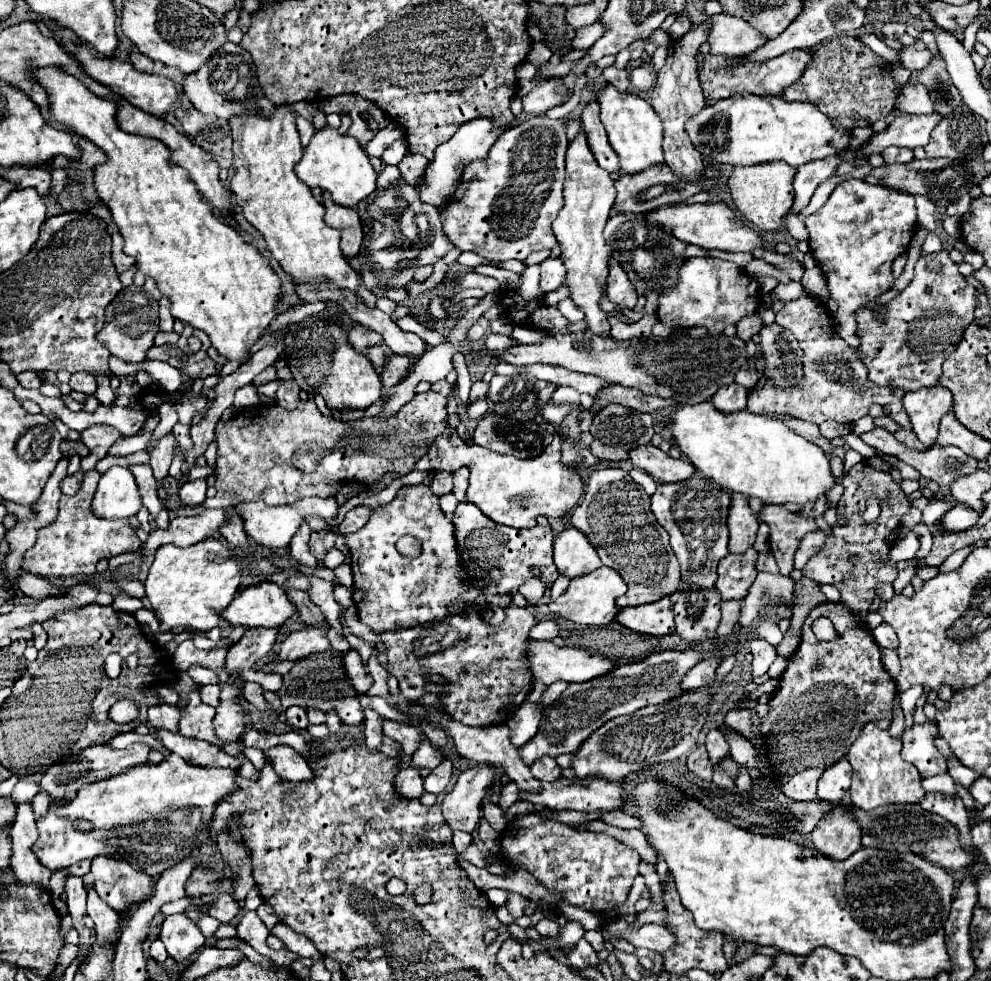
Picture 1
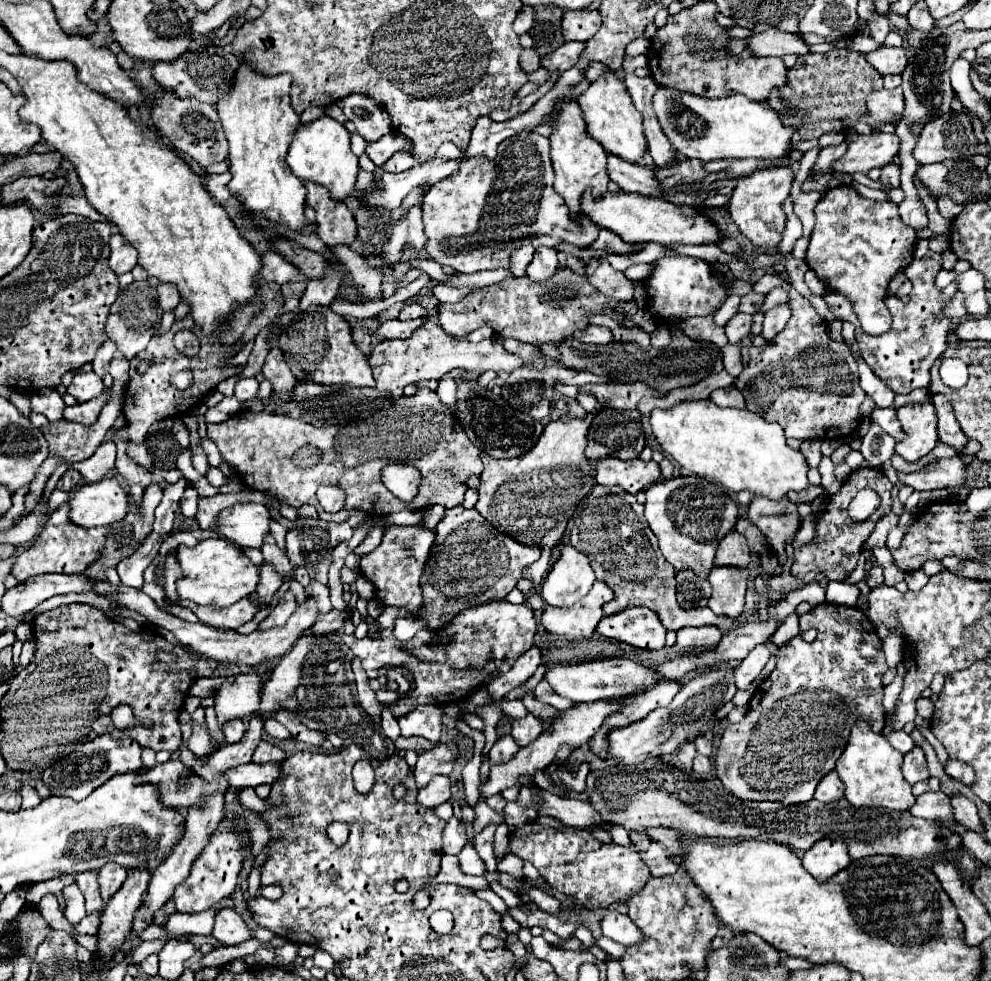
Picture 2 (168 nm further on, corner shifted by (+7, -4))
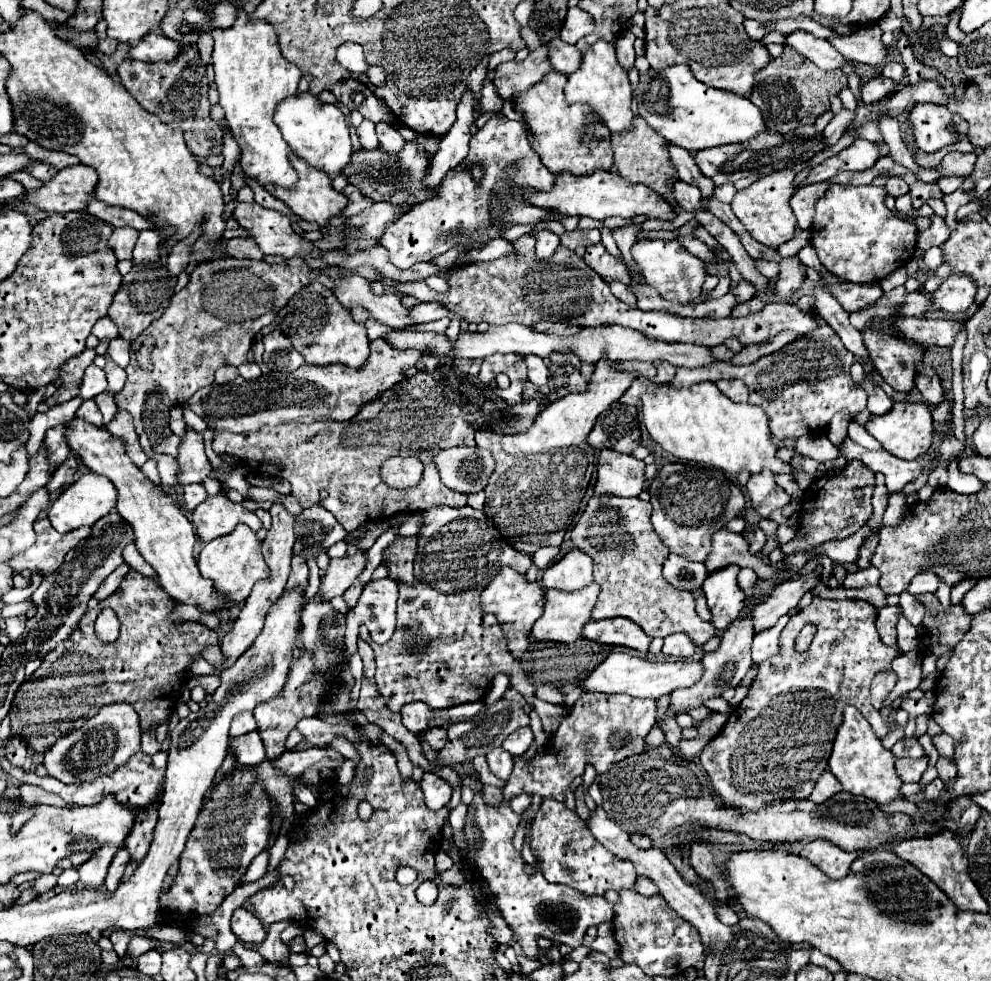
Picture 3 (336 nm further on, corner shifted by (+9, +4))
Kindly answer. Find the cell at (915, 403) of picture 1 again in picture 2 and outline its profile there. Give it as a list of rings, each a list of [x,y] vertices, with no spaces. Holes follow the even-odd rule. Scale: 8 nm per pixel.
[[[930,401],[926,405],[906,405],[898,409],[898,419],[906,439],[896,441],[896,453],[904,461],[918,461],[938,443],[936,417]]]

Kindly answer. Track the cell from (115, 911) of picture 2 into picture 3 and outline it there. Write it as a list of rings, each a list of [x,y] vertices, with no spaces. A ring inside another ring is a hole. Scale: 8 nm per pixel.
[[[148,805],[138,815],[140,817],[136,817],[136,823],[134,823],[130,835],[126,837],[126,851],[130,853],[130,863],[140,863],[148,853],[148,847],[152,841],[152,831],[156,825],[156,807]]]

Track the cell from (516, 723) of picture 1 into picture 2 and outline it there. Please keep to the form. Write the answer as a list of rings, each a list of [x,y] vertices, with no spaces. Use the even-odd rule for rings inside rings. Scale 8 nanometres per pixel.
[[[500,737],[494,747],[490,749],[490,763],[492,765],[500,765],[500,763],[508,763],[514,755],[518,753],[518,745],[512,737]]]

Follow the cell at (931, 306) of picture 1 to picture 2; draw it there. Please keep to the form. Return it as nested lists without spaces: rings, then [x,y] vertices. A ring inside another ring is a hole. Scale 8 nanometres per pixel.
[[[914,259],[910,263],[910,267],[906,269],[906,277],[912,283],[910,301],[904,303],[898,297],[892,295],[886,297],[886,307],[892,315],[892,327],[888,333],[882,333],[878,337],[870,337],[858,327],[858,317],[852,311],[852,303],[848,301],[848,297],[838,295],[830,289],[824,293],[824,301],[832,309],[834,317],[838,321],[850,321],[856,325],[856,341],[860,345],[864,361],[868,363],[868,367],[874,371],[876,377],[882,377],[882,381],[886,381],[886,385],[894,389],[894,393],[906,395],[918,387],[928,387],[930,367],[948,347],[950,329],[954,329],[954,325],[950,319],[934,319],[934,315],[940,315],[948,303],[946,299],[940,297],[940,291],[934,285],[936,273],[940,269],[942,269],[940,263],[934,259]]]

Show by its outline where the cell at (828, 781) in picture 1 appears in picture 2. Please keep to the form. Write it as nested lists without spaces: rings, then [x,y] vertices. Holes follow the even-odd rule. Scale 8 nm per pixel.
[[[830,771],[816,787],[816,795],[814,799],[816,801],[822,801],[822,803],[830,803],[830,801],[838,801],[844,797],[844,785],[838,777],[836,771]]]

